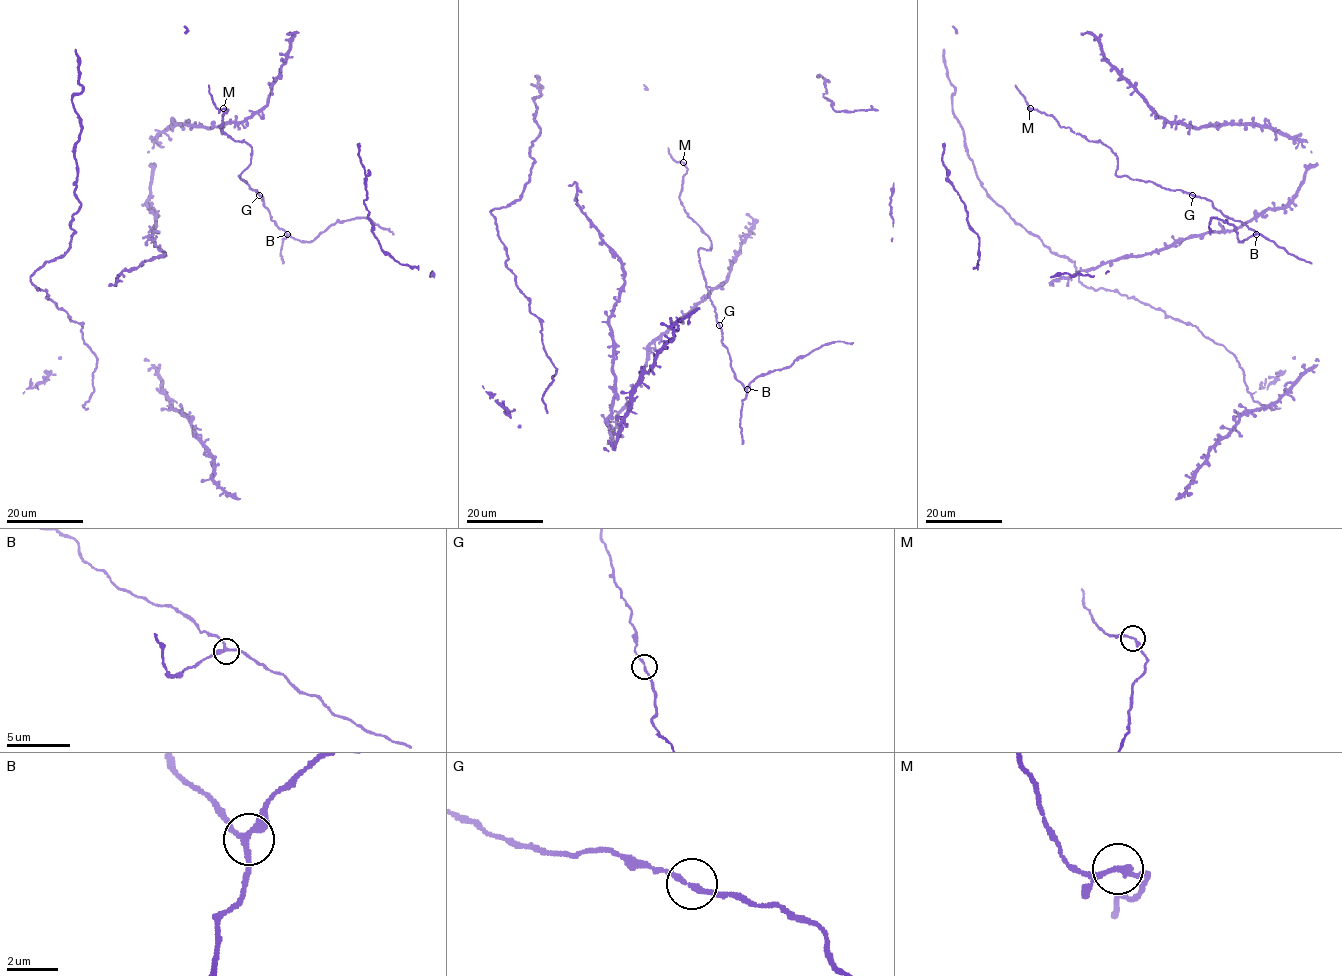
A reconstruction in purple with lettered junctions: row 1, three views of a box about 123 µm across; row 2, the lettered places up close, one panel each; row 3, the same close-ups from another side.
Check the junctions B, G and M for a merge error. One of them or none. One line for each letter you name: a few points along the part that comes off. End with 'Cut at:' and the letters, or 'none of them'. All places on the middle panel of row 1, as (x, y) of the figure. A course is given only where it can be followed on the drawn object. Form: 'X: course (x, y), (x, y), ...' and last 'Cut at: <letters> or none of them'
Cut at: none of them

